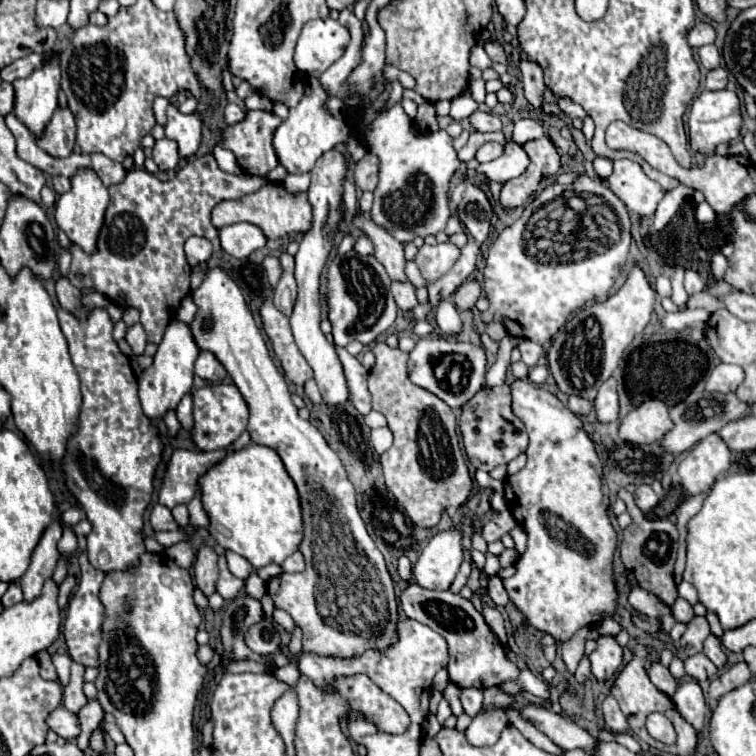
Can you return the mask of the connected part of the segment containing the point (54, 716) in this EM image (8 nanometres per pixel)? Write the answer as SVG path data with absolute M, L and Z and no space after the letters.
M57 707L55 711L49 713L49 717L47 717L47 727L49 727L51 731L55 731L59 737L67 739L67 741L77 739L79 731L81 731L81 729L79 729L79 719L77 719L77 715L71 713L71 711L67 711L65 707Z

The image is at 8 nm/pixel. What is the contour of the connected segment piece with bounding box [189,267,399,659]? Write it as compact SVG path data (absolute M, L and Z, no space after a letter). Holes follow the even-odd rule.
M215 267L191 297L199 307L189 325L197 347L213 353L227 369L249 405L247 431L251 441L277 451L301 495L305 519L301 553L305 555L307 569L297 575L283 572L269 579L267 595L277 609L287 611L301 627L305 653L347 659L363 655L369 649L385 651L385 647L397 643L399 603L385 559L359 515L355 489L339 455L327 445L315 425L299 419L285 377L275 367L267 343L233 279ZM331 565L337 579L335 575L325 575L325 571L331 573Z

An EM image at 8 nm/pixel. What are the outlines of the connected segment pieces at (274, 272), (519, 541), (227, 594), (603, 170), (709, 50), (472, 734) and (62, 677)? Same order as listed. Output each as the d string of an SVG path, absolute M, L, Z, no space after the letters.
M269 255L269 257L265 257L263 265L265 265L265 271L267 271L267 275L269 275L269 285L271 285L271 289L275 289L277 283L279 283L279 279L281 279L281 263L279 263L277 257Z
M517 525L513 530L509 532L513 540L515 541L515 549L521 555L524 553L527 546L527 534L520 525Z
M221 551L221 553L219 553L219 581L217 581L217 593L219 593L223 599L233 601L233 599L239 595L241 587L245 587L245 581L243 581L243 579L237 579L235 575L229 573L225 555L223 555L223 551Z
M595 157L595 161L593 161L593 169L595 169L597 175L607 177L607 175L611 175L611 171L613 171L613 163L611 163L609 159L605 159L605 157Z
M705 45L699 49L699 57L701 57L701 63L705 69L717 69L721 67L721 57L719 57L719 51L715 45Z
M499 707L485 709L471 721L471 725L465 729L465 735L473 747L487 747L497 743L507 723L509 721L507 721L505 709L499 709Z
M53 653L53 655L51 655L51 659L53 659L53 665L55 665L55 669L57 669L59 683L61 683L61 685L69 683L69 667L71 667L71 663L73 663L73 661L69 659L69 655Z

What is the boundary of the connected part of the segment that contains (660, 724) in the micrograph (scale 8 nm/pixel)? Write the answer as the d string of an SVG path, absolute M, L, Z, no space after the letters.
M651 713L647 717L647 731L657 741L663 741L667 745L675 743L675 729L669 723L669 719L665 715L661 715L661 713Z

